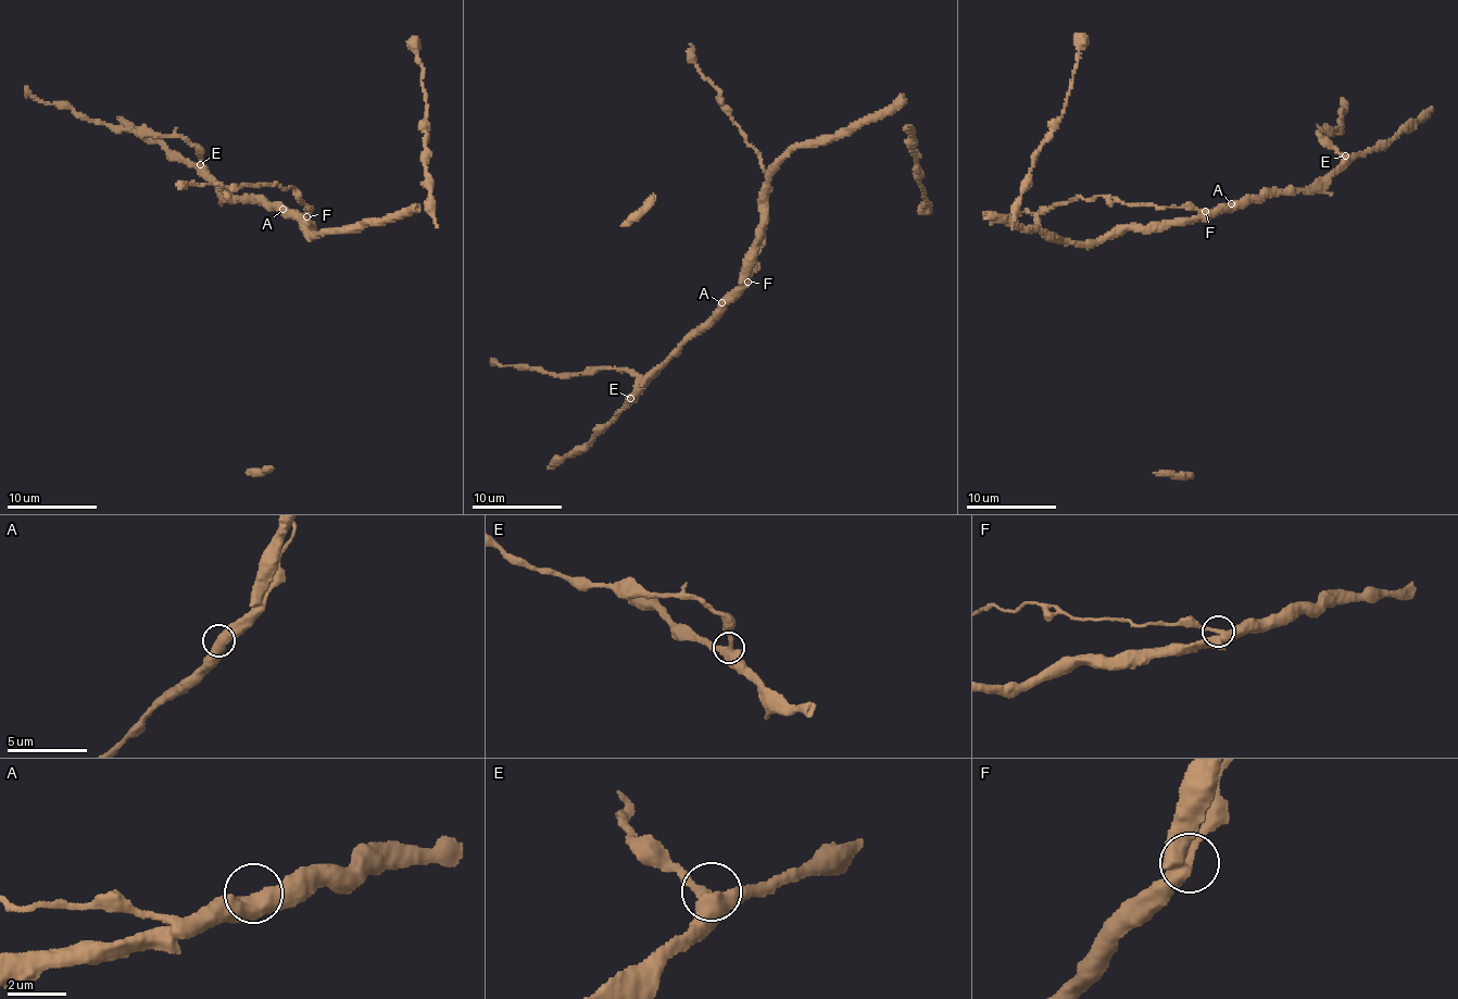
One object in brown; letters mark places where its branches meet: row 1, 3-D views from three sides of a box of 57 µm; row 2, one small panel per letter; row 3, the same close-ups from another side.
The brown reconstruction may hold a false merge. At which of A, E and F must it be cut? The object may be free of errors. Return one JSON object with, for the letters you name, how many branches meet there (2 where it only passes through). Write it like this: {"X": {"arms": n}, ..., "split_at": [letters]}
{"F": {"arms": 4}, "split_at": ["F"]}

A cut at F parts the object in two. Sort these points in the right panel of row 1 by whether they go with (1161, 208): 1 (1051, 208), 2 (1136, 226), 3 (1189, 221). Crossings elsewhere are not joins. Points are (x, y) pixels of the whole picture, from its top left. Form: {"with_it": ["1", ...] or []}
{"with_it": ["1"]}

